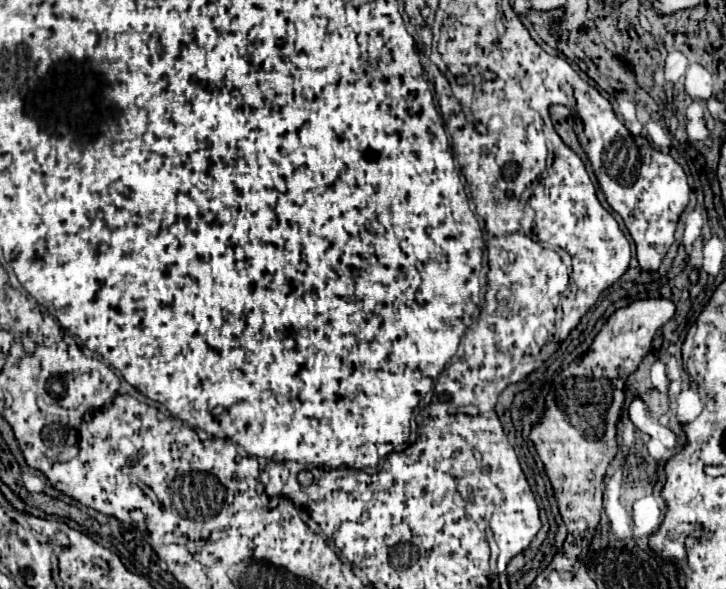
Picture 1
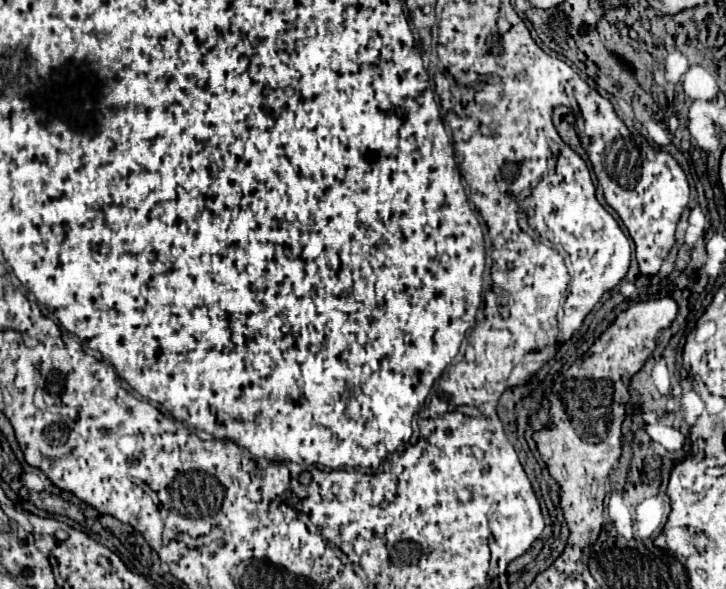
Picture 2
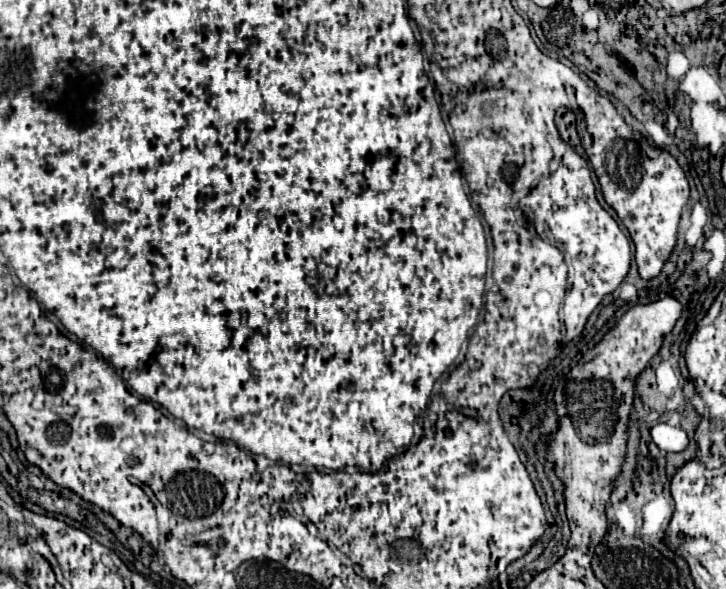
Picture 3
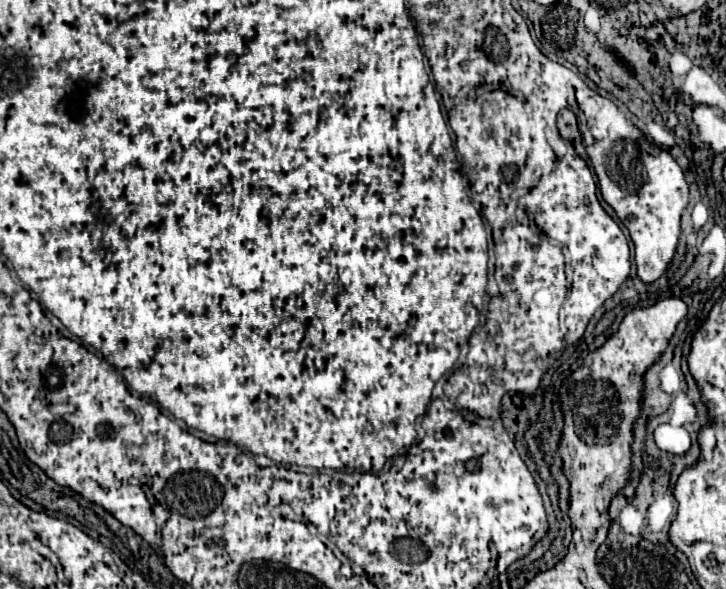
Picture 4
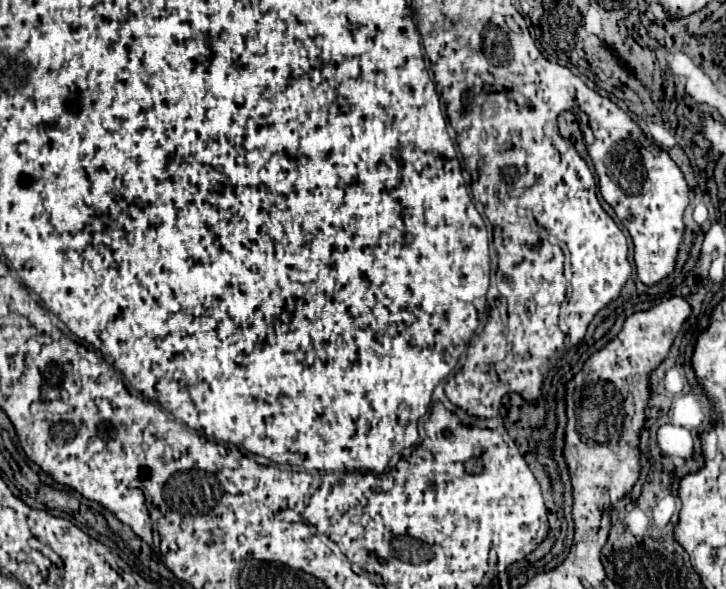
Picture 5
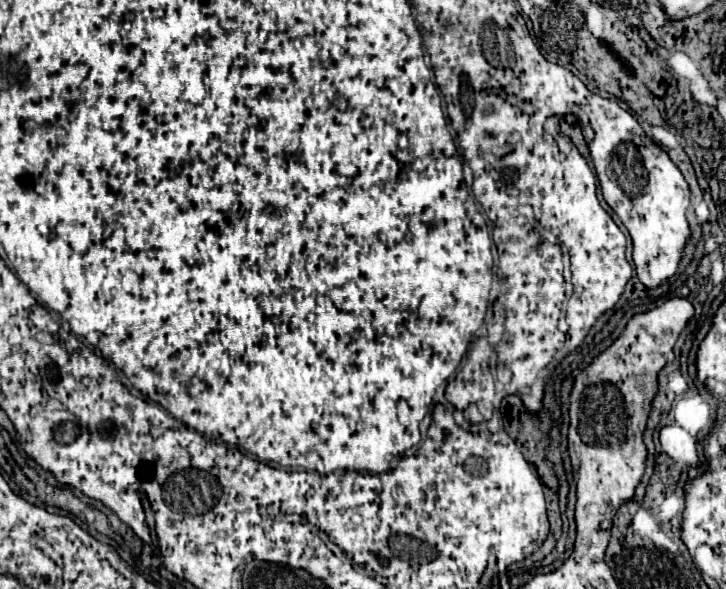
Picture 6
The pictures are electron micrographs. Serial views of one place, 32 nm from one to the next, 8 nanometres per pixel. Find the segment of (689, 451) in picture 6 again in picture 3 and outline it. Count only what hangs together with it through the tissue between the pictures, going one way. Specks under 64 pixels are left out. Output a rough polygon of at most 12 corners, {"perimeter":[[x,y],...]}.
{"perimeter":[[656,424],[652,440],[666,452],[688,448],[688,434],[670,424]]}

